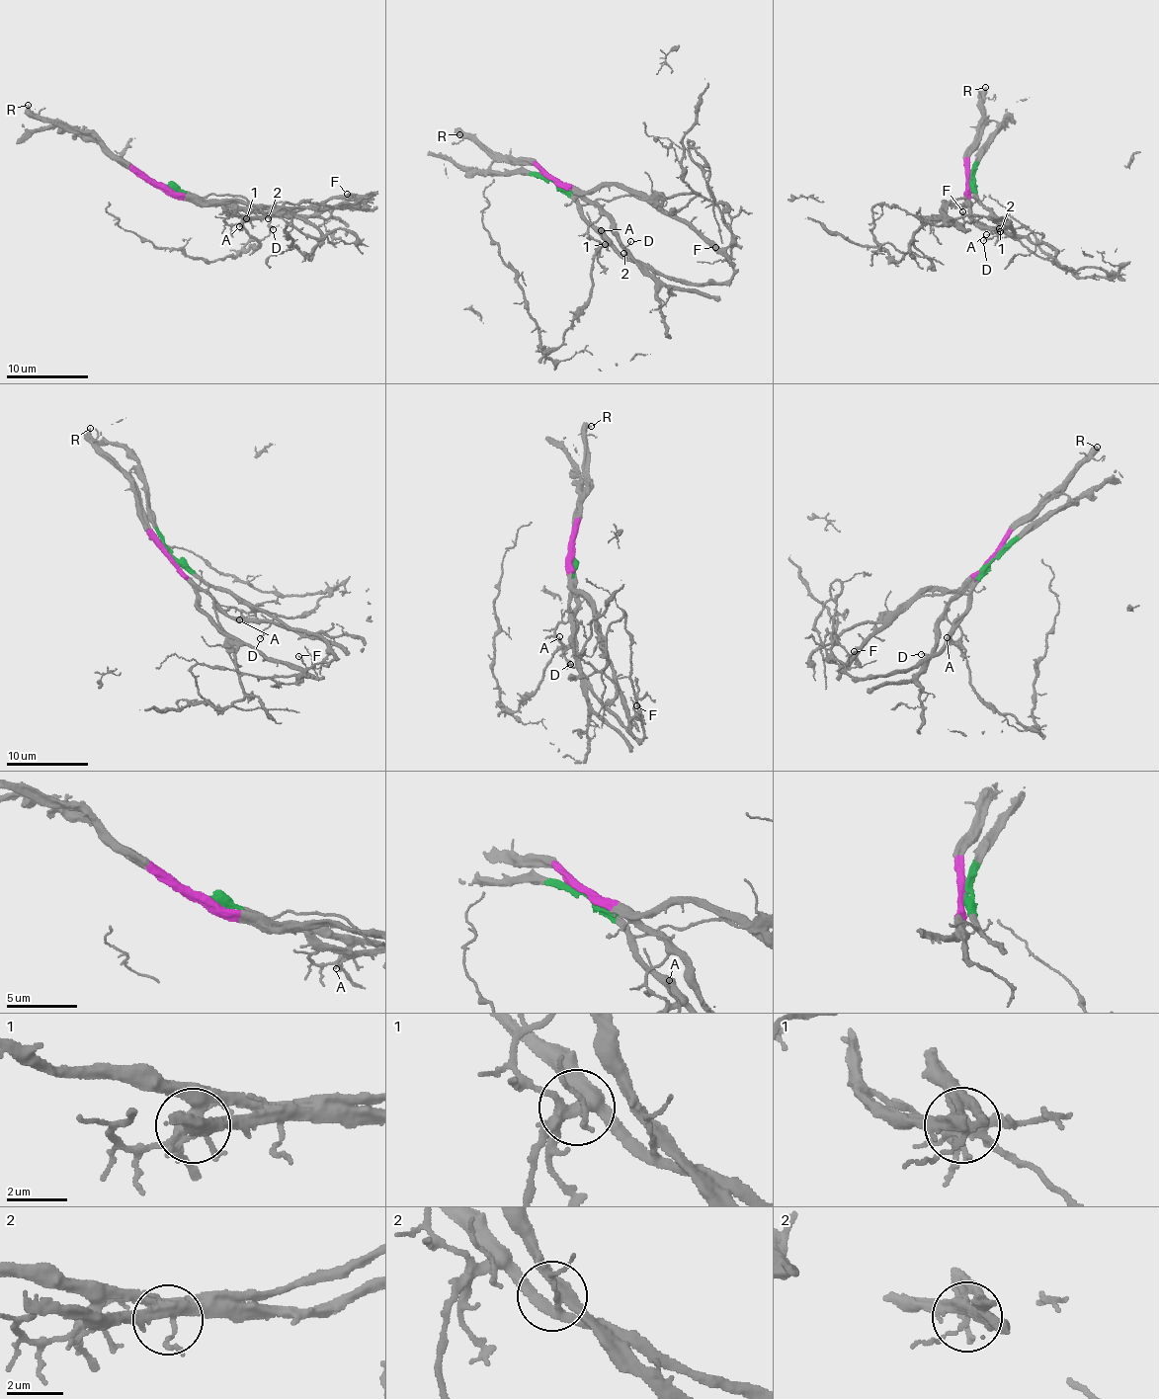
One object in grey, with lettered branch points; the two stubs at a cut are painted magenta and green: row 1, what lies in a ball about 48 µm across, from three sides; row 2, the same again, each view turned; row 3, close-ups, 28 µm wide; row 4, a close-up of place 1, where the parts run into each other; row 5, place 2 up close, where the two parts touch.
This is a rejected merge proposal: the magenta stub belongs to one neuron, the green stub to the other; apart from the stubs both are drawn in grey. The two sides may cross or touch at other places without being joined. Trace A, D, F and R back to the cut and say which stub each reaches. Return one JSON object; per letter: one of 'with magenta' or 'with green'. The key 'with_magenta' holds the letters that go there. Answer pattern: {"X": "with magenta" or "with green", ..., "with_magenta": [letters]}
{"A": "with green", "D": "with green", "F": "with magenta", "R": "with magenta", "with_magenta": ["F", "R"]}

